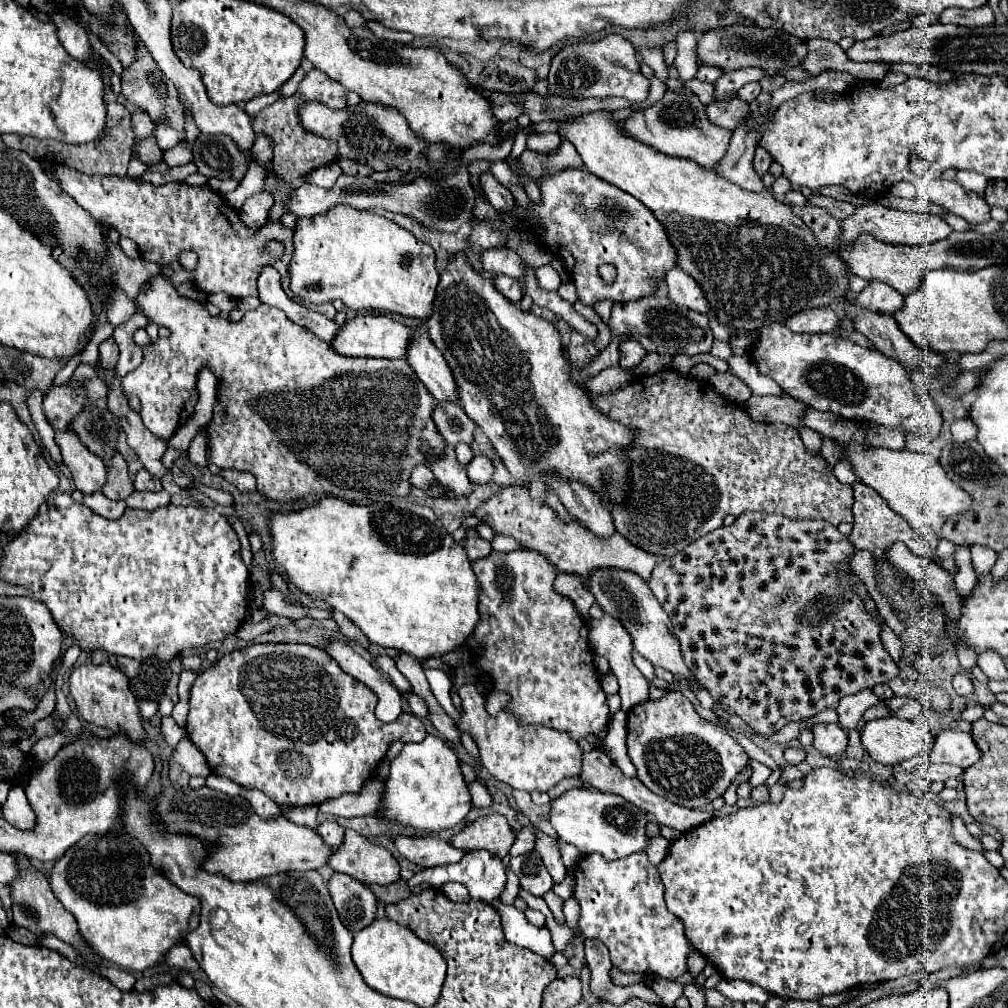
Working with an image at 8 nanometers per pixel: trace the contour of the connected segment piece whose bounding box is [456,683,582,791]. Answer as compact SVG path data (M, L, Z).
M470 683L462 685L458 695L462 699L462 709L456 729L468 733L476 741L482 765L498 781L524 791L550 791L560 779L576 777L580 773L582 749L570 739L570 735L566 735L566 731L554 731L538 725L522 727L522 723L518 723L514 713L508 709L502 709L496 717L490 717L486 711L486 697L476 693L476 687Z

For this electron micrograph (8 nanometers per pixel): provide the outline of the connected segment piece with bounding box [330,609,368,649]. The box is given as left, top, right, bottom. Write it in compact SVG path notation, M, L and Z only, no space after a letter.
M330 609L330 613L332 613L332 619L336 621L336 625L340 627L340 633L344 633L348 639L352 639L352 641L360 643L364 649L368 649L368 639L366 639L366 637L360 637L360 635L358 635L358 629L356 629L340 611Z

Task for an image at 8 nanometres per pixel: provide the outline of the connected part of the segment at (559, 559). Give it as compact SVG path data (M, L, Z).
M518 485L502 487L502 491L486 499L474 515L482 517L484 523L488 523L498 535L514 537L526 549L534 549L546 555L546 559L550 559L550 563L558 571L574 573L580 577L588 577L596 569L626 569L640 575L644 581L650 581L652 569L662 561L662 557L650 555L648 551L634 547L628 539L622 539L622 535L618 533L614 533L610 539L600 539L590 529L584 529L578 523L562 523L560 519L556 519L554 511L548 505L530 499L528 489Z

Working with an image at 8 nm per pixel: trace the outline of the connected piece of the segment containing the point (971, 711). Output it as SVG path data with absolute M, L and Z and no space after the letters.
M968 705L966 709L964 709L964 713L962 713L962 719L966 719L966 721L978 721L982 715L984 715L984 711L986 711L986 705Z

